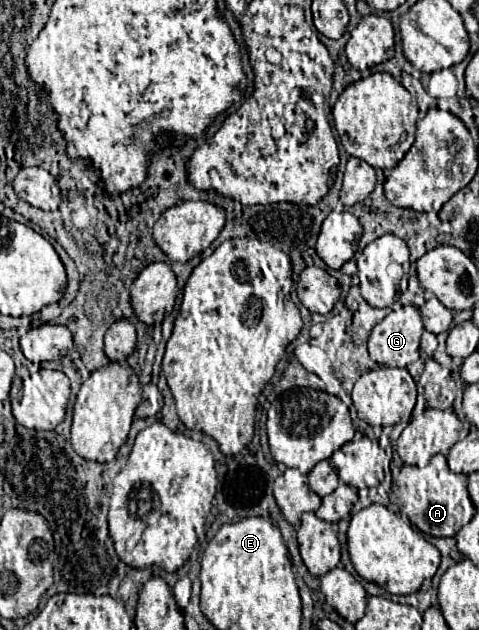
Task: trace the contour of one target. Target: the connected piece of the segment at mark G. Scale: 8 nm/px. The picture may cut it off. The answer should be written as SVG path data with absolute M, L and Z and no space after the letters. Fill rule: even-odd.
M415 306L393 308L369 336L369 356L383 366L405 368L419 360L419 338L425 332Z

